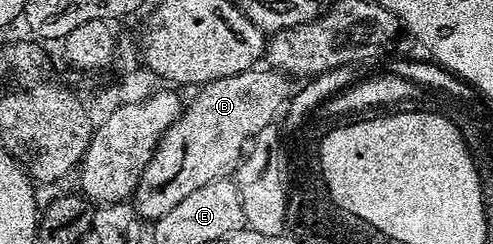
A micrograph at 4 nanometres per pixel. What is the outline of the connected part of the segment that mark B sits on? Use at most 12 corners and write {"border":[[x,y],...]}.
{"border":[[255,67],[201,86],[133,196],[158,221],[230,177],[292,96]]}

